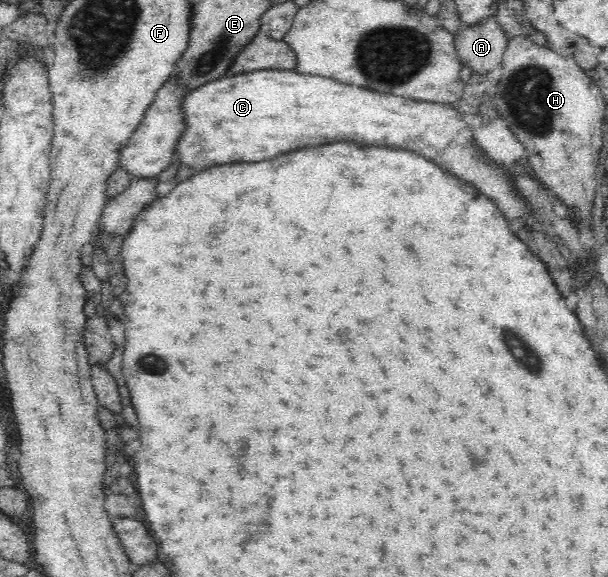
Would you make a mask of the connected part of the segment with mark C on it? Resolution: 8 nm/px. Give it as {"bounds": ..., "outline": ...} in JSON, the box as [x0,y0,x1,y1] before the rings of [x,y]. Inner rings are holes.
{"bounds":[171,69,529,218],"outline":[[[268,69],[212,80],[202,88],[187,92],[181,106],[186,128],[176,142],[176,150],[171,159],[188,168],[202,170],[218,164],[260,162],[264,158],[272,158],[280,152],[288,152],[300,146],[326,144],[332,140],[348,138],[364,144],[402,146],[420,152],[422,156],[440,164],[444,170],[472,182],[480,192],[494,198],[506,218],[514,218],[522,212],[529,213],[523,200],[509,186],[509,178],[499,170],[500,163],[496,163],[488,154],[481,154],[483,149],[477,150],[471,128],[459,117],[457,110],[452,110],[443,103],[415,101],[388,93],[372,92],[350,84],[326,80],[322,76],[306,76],[295,70]]]}

